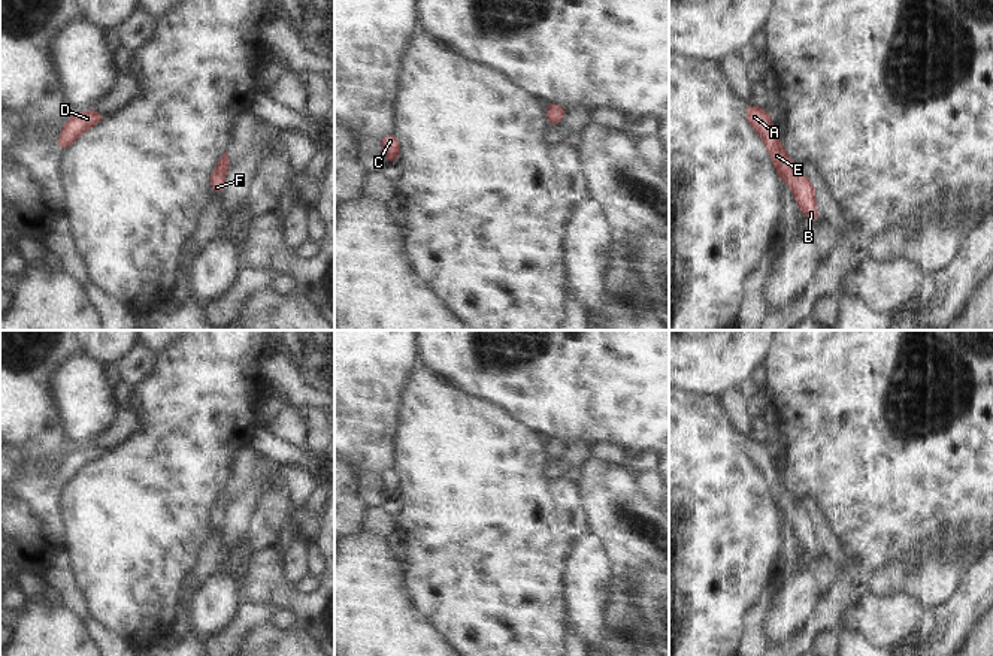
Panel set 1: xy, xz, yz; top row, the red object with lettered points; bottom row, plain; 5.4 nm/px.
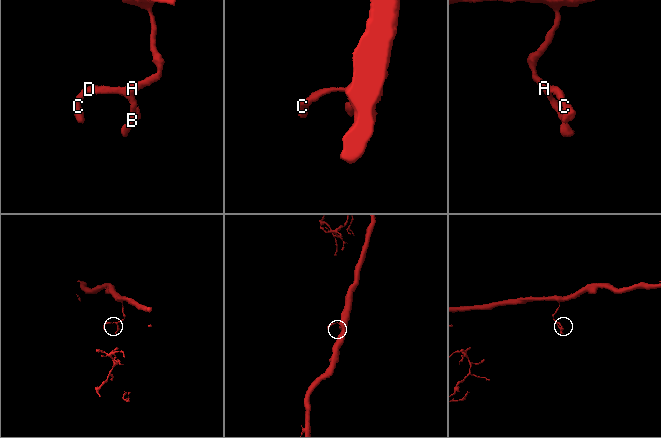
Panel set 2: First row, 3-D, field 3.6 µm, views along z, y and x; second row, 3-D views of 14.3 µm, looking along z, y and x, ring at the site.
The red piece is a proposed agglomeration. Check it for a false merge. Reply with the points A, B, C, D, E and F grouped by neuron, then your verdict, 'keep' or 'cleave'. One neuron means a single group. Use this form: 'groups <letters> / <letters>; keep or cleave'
groups A B C D E F; keep

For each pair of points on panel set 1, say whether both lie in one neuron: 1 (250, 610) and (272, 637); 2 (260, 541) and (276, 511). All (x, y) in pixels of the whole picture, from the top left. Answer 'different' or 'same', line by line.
1: different
2: same

